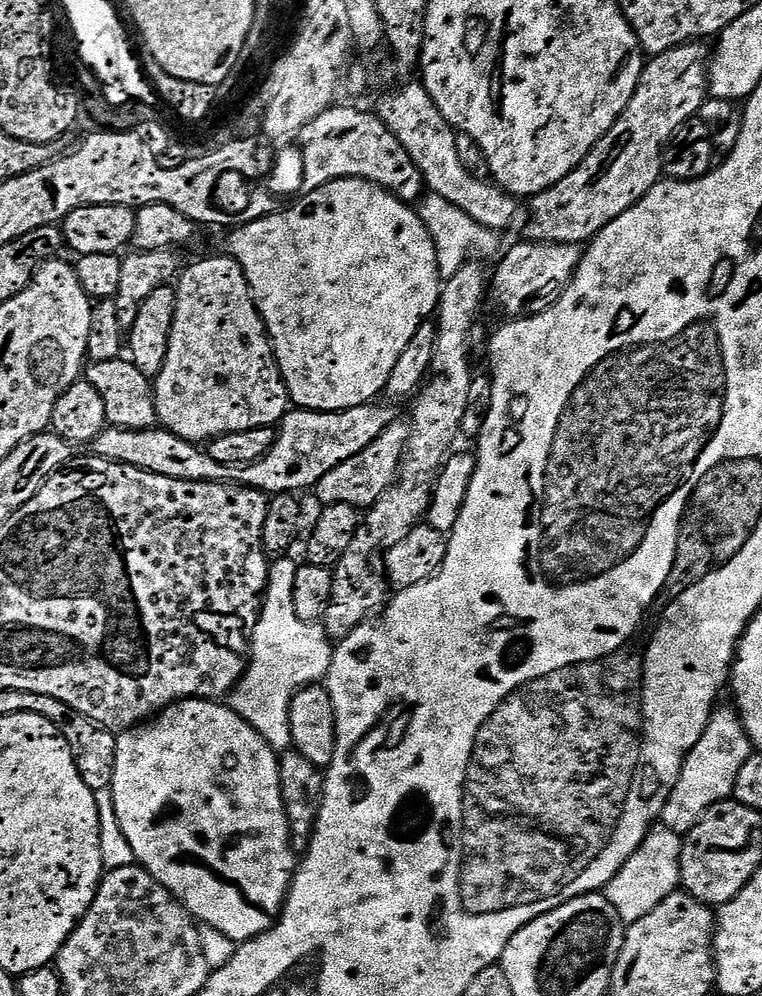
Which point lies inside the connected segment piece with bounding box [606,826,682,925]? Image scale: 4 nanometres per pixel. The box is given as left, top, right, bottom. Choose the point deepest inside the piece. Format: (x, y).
(653, 872)

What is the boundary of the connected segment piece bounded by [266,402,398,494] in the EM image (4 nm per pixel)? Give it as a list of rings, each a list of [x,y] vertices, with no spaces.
[[[373,402],[354,406],[341,412],[309,412],[292,410],[280,421],[276,432],[276,441],[268,450],[268,488],[272,494],[300,494],[303,488],[315,489],[317,482],[334,466],[346,462],[346,458],[354,458],[386,426],[397,423],[396,412],[387,403]]]

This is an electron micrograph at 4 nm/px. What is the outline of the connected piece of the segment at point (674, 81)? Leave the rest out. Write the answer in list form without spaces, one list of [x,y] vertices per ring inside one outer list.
[[[700,42],[680,44],[677,48],[666,50],[651,57],[645,63],[644,73],[636,87],[634,98],[626,110],[614,122],[614,126],[590,150],[587,158],[566,178],[554,186],[531,197],[528,208],[528,221],[524,232],[529,241],[541,244],[578,244],[583,245],[597,236],[614,218],[626,214],[652,187],[660,183],[664,170],[664,150],[672,141],[678,125],[685,124],[699,113],[705,100],[709,99],[708,70],[709,49],[704,49]]]

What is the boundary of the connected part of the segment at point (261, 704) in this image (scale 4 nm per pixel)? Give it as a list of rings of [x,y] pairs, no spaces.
[[[280,558],[269,567],[268,586],[264,590],[260,615],[256,618],[256,629],[252,631],[250,645],[250,659],[244,669],[244,677],[230,693],[230,707],[241,716],[267,744],[274,750],[288,750],[292,748],[290,734],[290,702],[300,688],[310,684],[320,684],[327,677],[334,651],[333,641],[323,623],[302,622],[294,610],[294,578],[298,567],[292,558]]]

